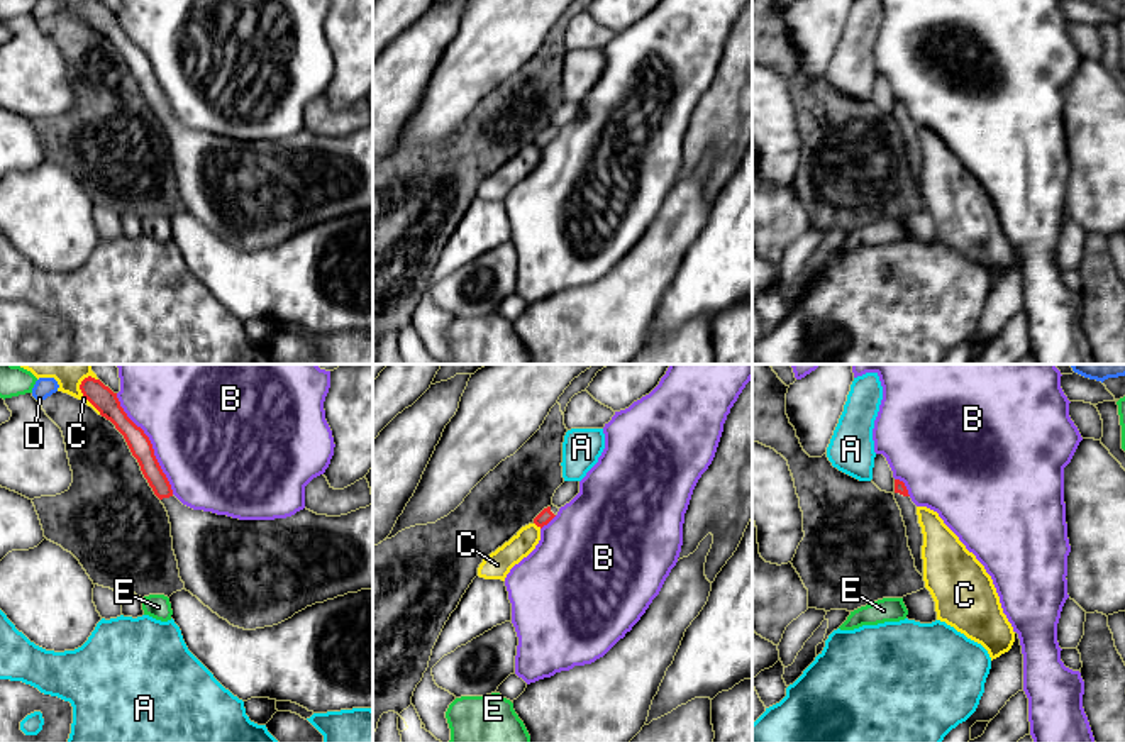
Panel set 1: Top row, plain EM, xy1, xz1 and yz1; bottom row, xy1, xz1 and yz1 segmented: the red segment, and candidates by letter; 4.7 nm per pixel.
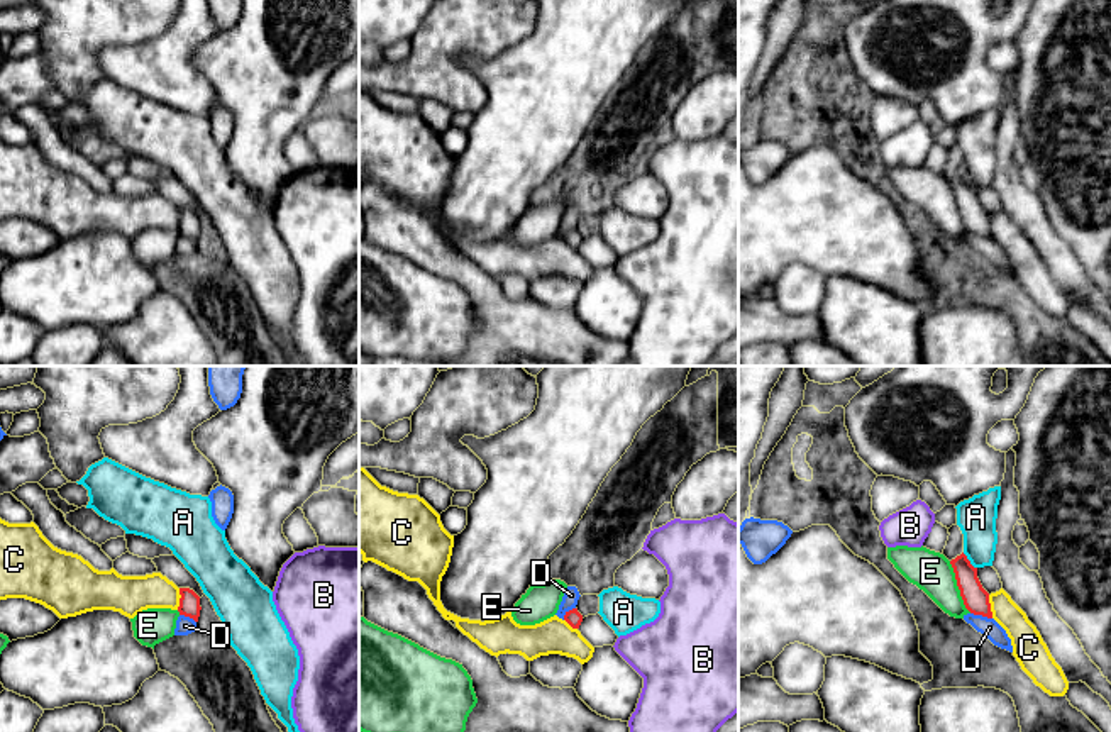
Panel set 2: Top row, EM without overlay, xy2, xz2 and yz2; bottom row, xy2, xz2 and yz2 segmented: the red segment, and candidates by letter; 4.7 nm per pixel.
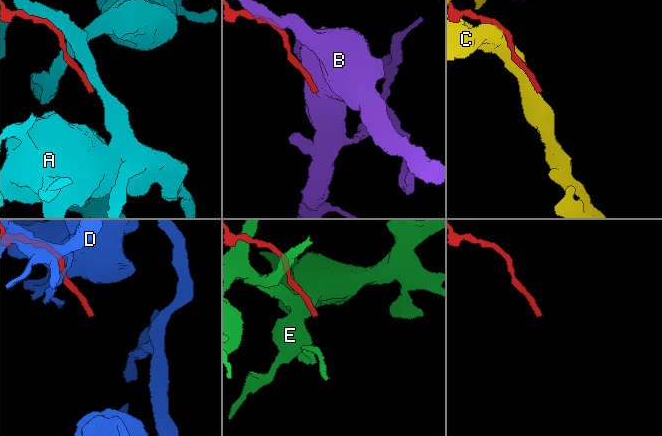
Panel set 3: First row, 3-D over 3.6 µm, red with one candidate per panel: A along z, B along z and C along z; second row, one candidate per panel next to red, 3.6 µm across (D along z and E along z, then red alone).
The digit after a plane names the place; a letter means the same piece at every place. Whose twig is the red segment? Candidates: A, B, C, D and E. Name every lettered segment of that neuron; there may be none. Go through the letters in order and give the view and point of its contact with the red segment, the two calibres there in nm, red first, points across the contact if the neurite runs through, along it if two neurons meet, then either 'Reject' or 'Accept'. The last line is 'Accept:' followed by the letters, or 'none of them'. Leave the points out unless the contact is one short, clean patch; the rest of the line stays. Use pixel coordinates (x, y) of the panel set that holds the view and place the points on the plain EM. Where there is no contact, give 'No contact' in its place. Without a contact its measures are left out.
A: Touches red at yz2 (969, 182). Thickness 120 nm (red) against 190 nm. Boundary: yz2 (962, 173), (976, 188). Reject
B: Touches red at xy1 (151, 65). Thickness 110 nm (red) against 500 nm. Reject
C: Touches red at xy1 (83, 16). Thickness 110 nm (red) against 80 nm. Reject
D: Touches red at yz2 (981, 234). Thickness 120 nm (red) against 90 nm. Reject
E: Touches red at yz2 (957, 205). Thickness 120 nm (red) against 190 nm. Boundary: yz2 (949, 182), (962, 224), (971, 232). Reject
Accept: none of them

